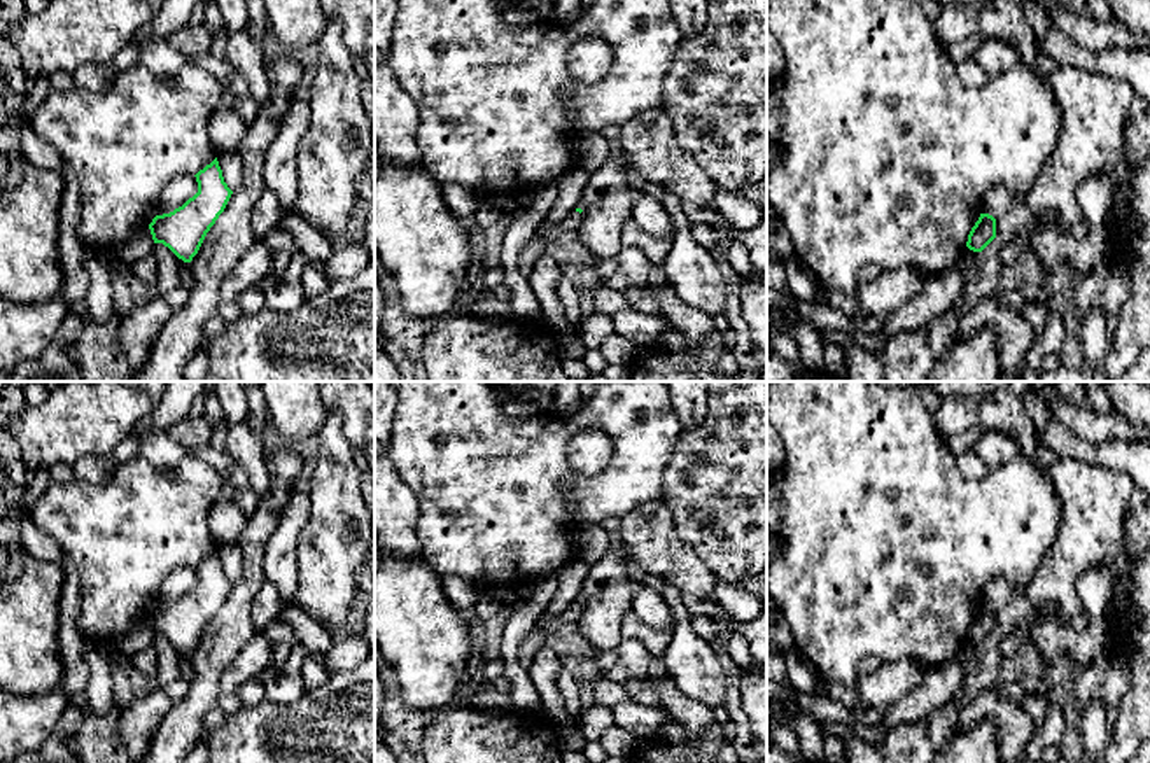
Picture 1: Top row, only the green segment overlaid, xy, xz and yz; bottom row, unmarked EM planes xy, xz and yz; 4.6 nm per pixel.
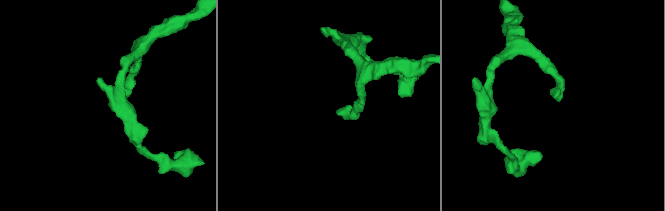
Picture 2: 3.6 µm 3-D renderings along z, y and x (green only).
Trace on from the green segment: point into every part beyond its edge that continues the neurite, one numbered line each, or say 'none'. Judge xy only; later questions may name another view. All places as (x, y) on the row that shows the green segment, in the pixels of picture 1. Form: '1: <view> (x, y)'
none

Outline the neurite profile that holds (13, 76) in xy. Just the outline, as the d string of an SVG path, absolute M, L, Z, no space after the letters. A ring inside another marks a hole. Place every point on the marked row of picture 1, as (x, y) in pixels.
M0 0L0 66L2 80L14 94L25 96L30 79L26 77L19 54L9 40L9 30L26 16L23 0Z

